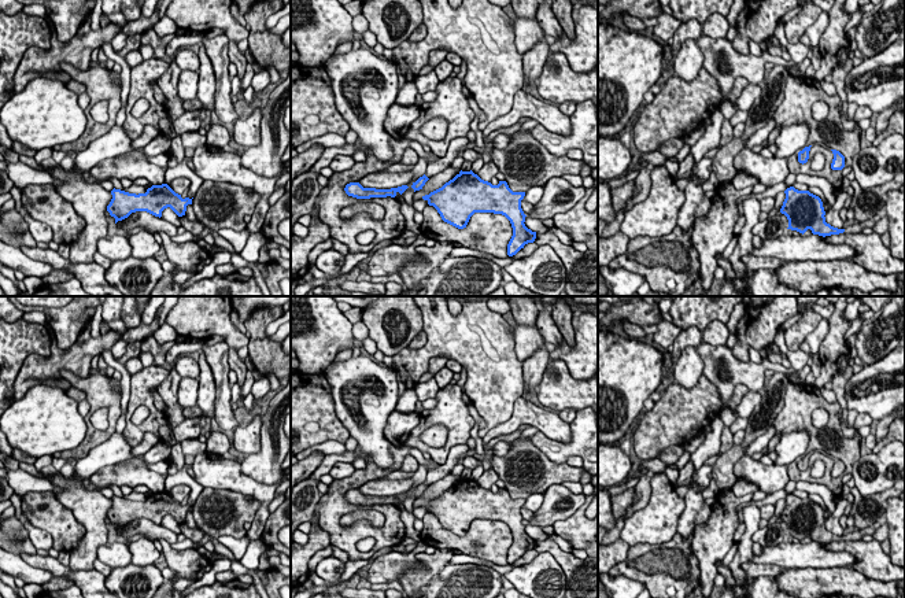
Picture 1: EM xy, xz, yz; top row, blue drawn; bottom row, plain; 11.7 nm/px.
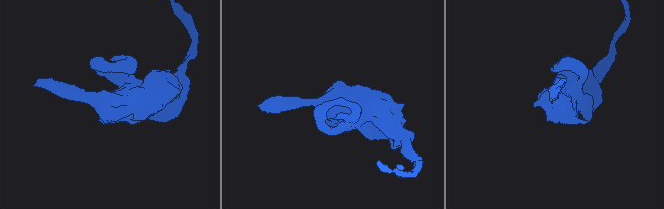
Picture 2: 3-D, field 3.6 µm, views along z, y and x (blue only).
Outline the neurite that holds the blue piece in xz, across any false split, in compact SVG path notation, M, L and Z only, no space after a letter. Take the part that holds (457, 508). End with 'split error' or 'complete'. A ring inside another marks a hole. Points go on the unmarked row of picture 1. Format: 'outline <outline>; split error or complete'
outline M459 479L442 495L422 503L433 513L442 527L458 536L466 535L474 520L494 520L505 523L513 535L507 551L507 562L516 562L525 551L533 550L536 539L525 534L521 507L525 499L513 499L506 488L492 492L470 479Z; complete

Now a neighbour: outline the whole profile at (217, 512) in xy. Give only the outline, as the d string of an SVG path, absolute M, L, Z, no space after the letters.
M206 487L192 506L193 520L199 529L213 538L247 535L245 523L252 523L261 503L248 501L247 495L232 490Z

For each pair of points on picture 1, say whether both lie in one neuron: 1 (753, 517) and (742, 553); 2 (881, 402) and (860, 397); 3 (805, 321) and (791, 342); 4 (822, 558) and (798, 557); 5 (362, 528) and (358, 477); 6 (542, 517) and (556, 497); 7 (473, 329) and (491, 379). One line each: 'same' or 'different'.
1: same
2: same
3: same
4: same
5: same
6: same
7: same

